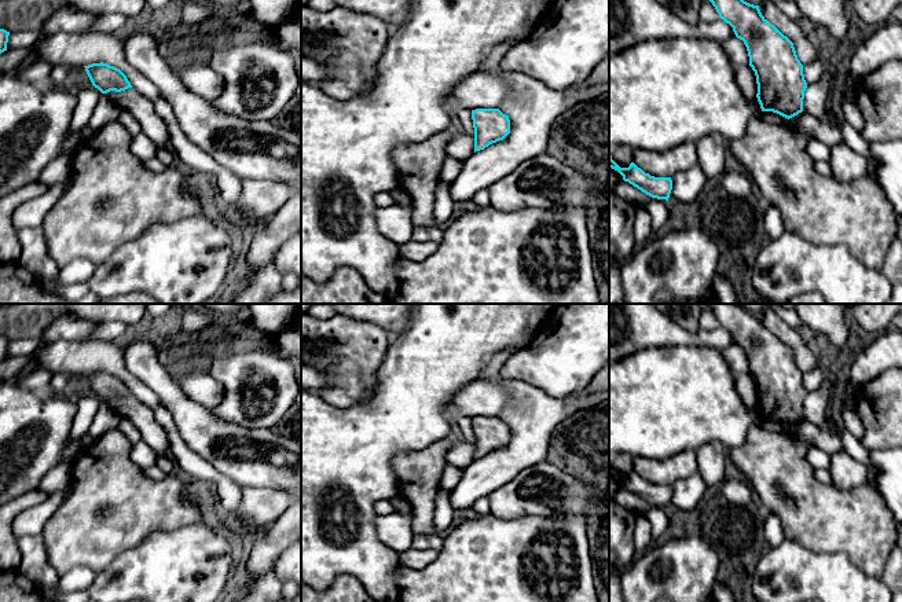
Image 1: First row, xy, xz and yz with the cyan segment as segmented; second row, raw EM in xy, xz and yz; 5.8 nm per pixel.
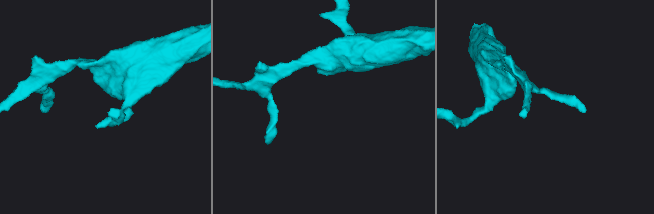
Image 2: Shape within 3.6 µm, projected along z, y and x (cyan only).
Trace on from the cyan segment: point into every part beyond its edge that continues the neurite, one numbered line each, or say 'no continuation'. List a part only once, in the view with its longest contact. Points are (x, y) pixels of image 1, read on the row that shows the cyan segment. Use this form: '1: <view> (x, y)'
no continuation

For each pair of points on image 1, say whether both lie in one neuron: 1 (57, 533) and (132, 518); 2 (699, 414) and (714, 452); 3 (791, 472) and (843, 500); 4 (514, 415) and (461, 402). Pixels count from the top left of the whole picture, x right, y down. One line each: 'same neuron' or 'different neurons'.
1: same neuron
2: different neurons
3: same neuron
4: different neurons

